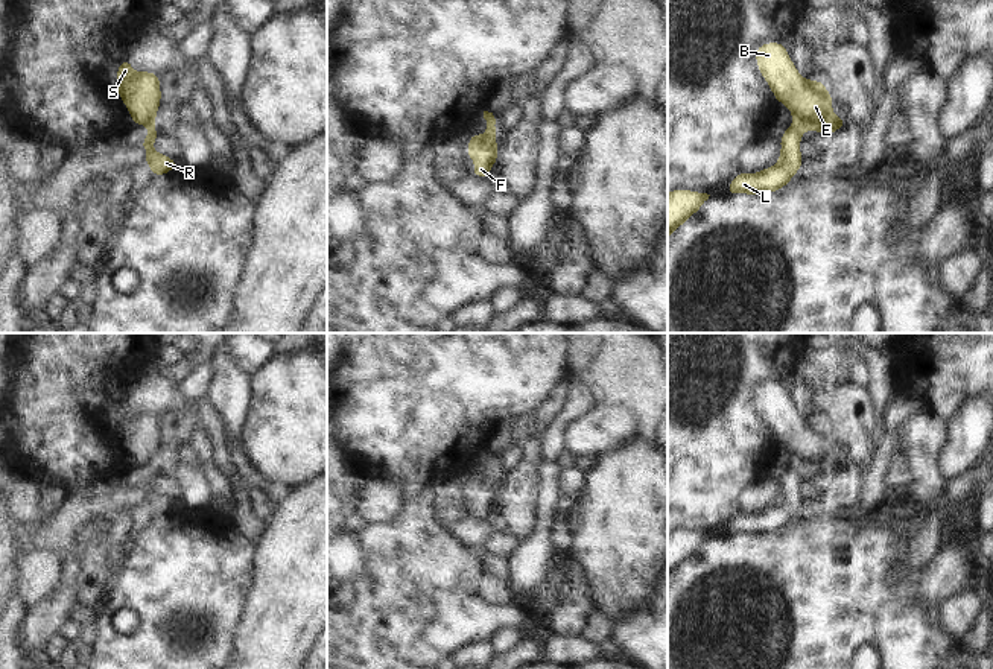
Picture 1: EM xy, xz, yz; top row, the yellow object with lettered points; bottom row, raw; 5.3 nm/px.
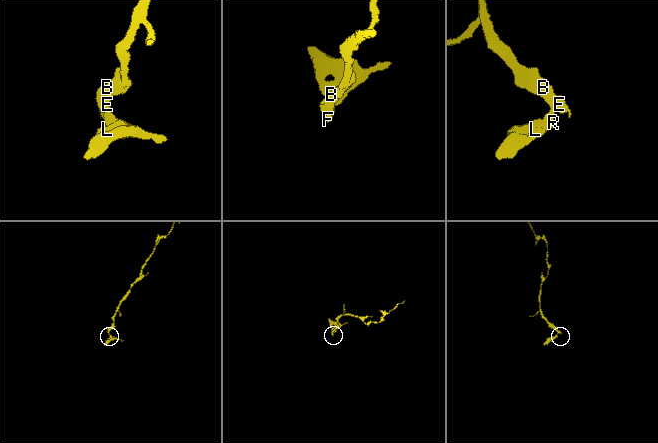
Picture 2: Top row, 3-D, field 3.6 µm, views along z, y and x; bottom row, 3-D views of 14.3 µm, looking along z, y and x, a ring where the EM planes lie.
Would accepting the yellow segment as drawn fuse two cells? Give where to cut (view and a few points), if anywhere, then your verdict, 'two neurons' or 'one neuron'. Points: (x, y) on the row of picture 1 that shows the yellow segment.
cut yz (794, 123), (803, 129); two neurons

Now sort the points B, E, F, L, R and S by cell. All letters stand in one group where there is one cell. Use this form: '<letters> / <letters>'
B E F S / L R

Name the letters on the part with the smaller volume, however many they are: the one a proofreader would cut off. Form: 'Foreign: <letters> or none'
Foreign: L, R

